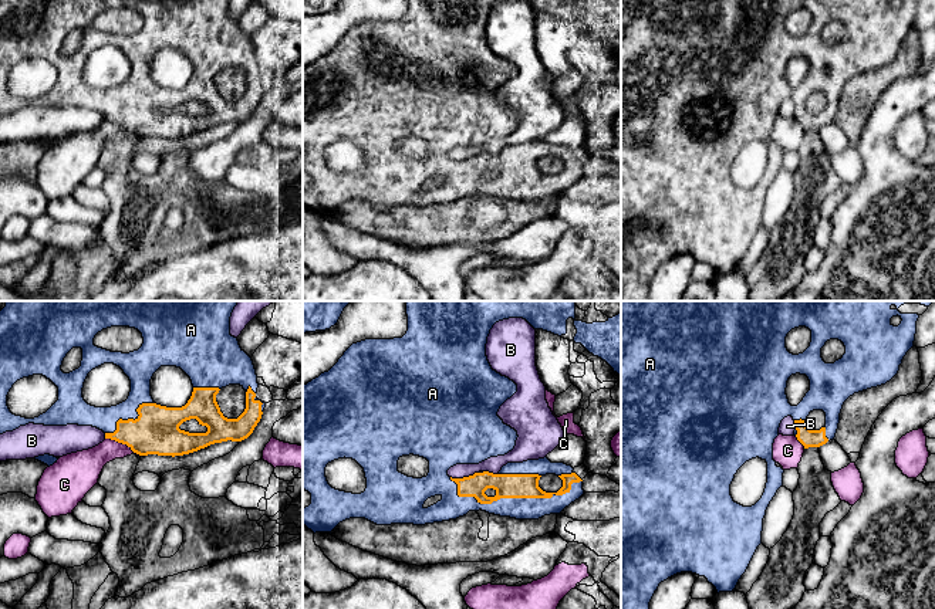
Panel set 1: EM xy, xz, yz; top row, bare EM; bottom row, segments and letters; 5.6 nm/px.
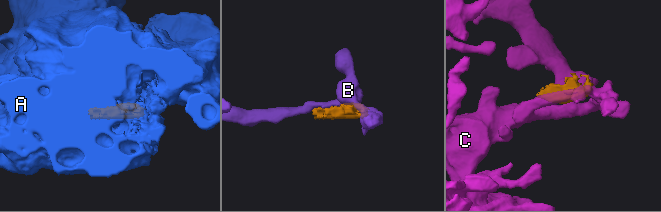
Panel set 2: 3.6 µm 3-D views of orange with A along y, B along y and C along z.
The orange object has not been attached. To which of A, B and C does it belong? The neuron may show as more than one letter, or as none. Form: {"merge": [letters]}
{"merge": ["A"]}

